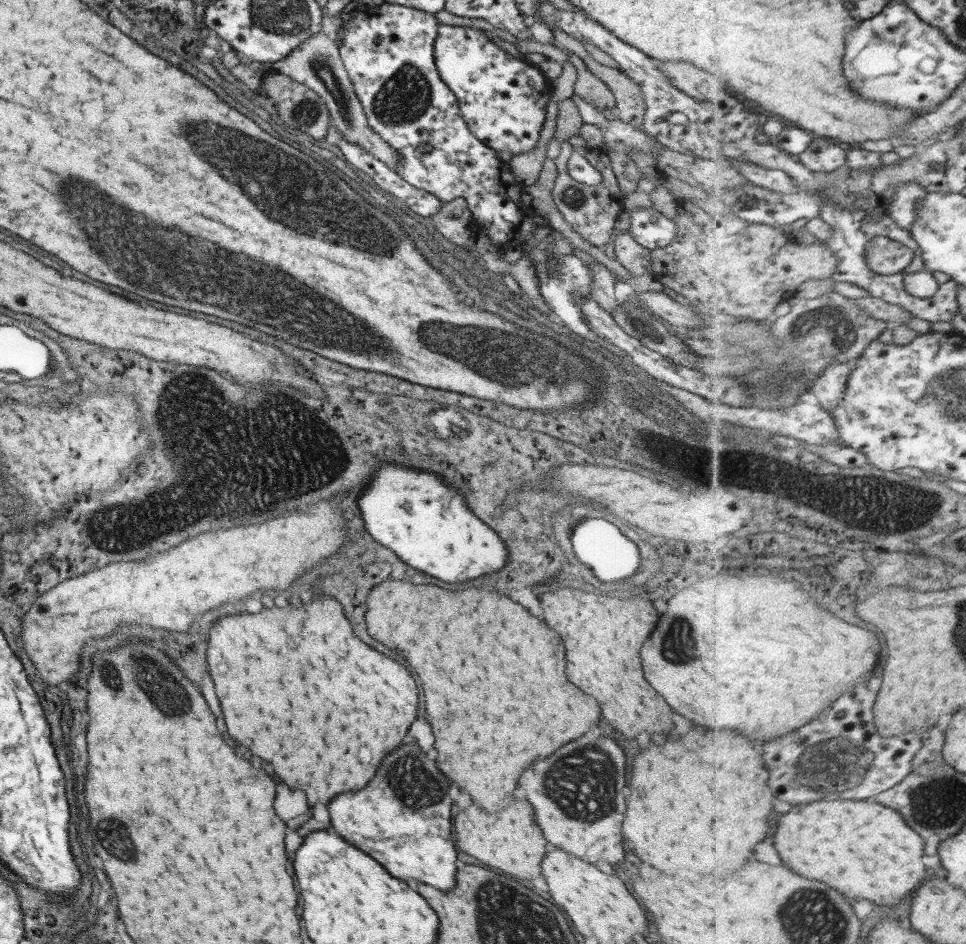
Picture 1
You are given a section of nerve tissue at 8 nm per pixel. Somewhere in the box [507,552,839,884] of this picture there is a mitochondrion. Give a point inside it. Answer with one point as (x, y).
(557, 781)

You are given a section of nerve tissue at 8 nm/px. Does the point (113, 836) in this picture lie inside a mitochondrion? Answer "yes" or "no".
yes

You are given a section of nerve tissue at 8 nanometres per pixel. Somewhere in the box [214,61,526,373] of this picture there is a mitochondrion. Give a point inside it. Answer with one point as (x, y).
(306, 111)

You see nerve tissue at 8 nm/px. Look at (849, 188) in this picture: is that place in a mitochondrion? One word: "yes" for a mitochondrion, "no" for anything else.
yes

